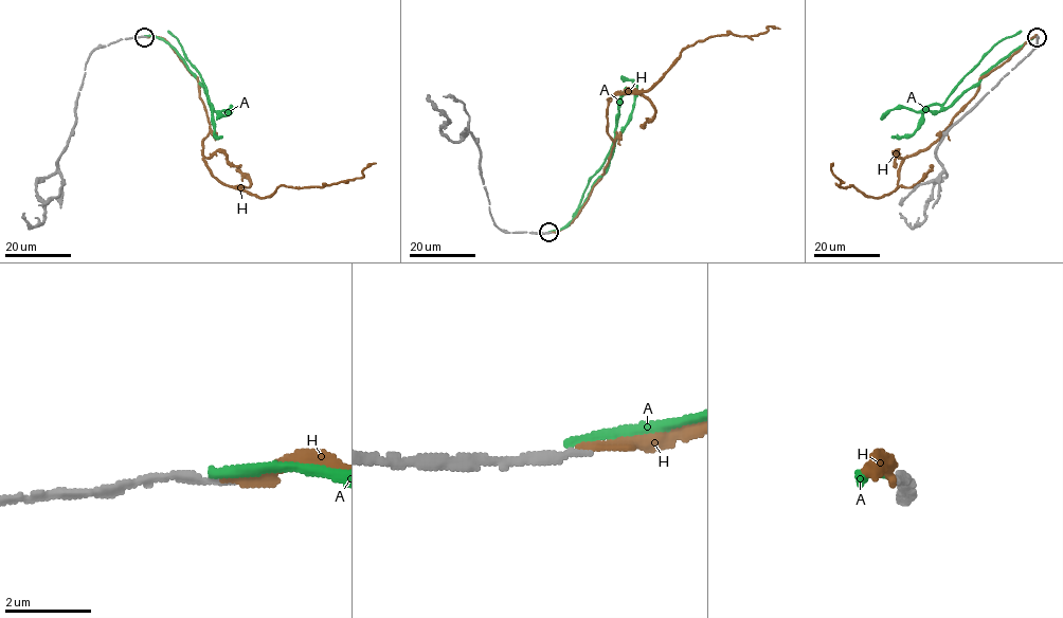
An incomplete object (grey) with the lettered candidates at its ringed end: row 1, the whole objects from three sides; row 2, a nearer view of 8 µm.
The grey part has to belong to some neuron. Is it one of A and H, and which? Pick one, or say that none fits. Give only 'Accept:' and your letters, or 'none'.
Accept: H

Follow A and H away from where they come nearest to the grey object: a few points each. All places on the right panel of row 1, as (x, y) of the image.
A: (1037, 36), (991, 68), (977, 83), (943, 107), (956, 86), (994, 46), (1021, 31)
H: (1037, 37), (979, 79), (947, 131), (904, 159), (894, 191), (867, 197), (851, 184), (840, 187), (833, 163)

